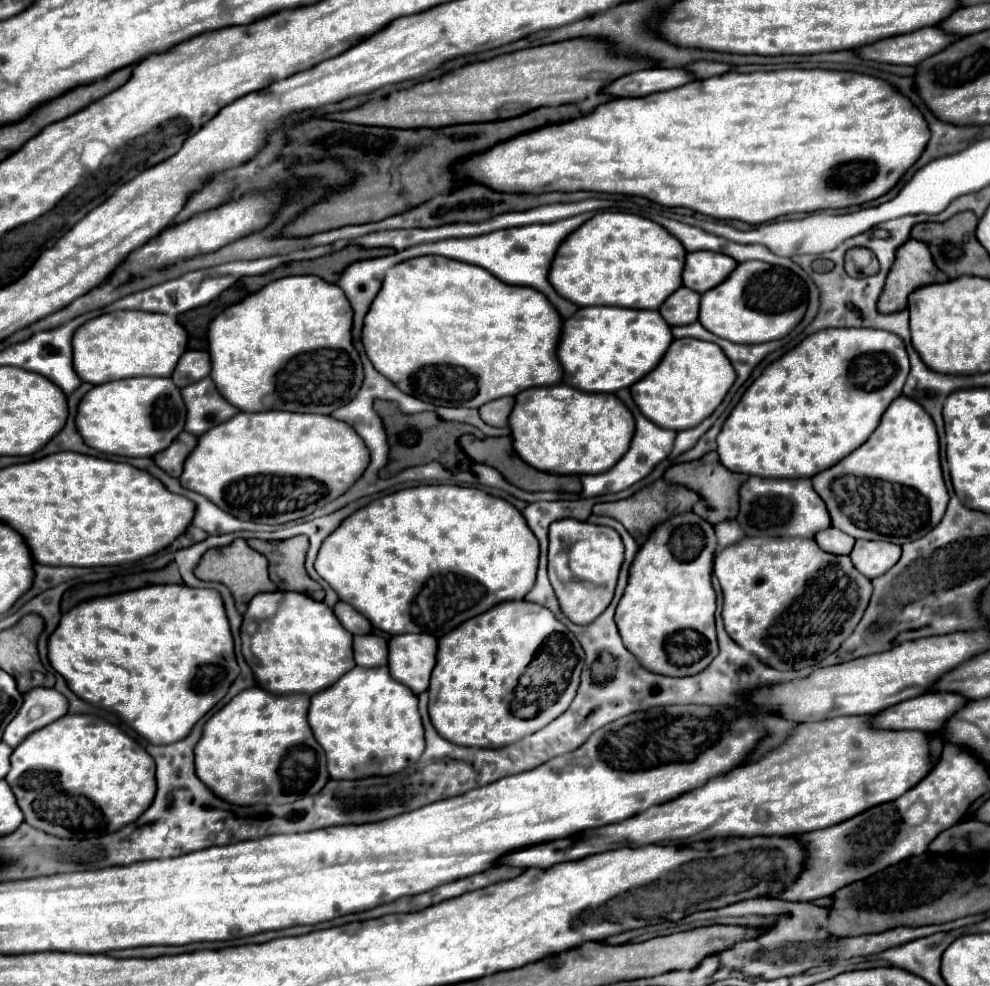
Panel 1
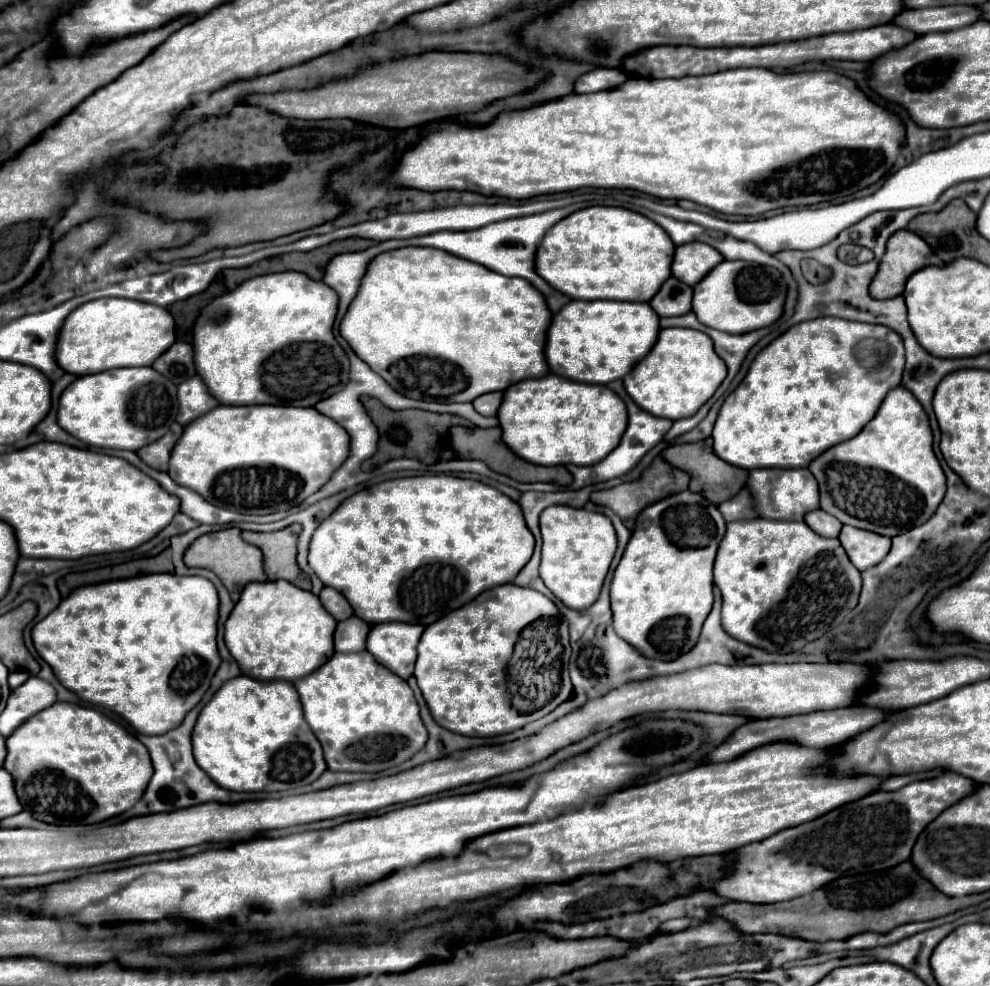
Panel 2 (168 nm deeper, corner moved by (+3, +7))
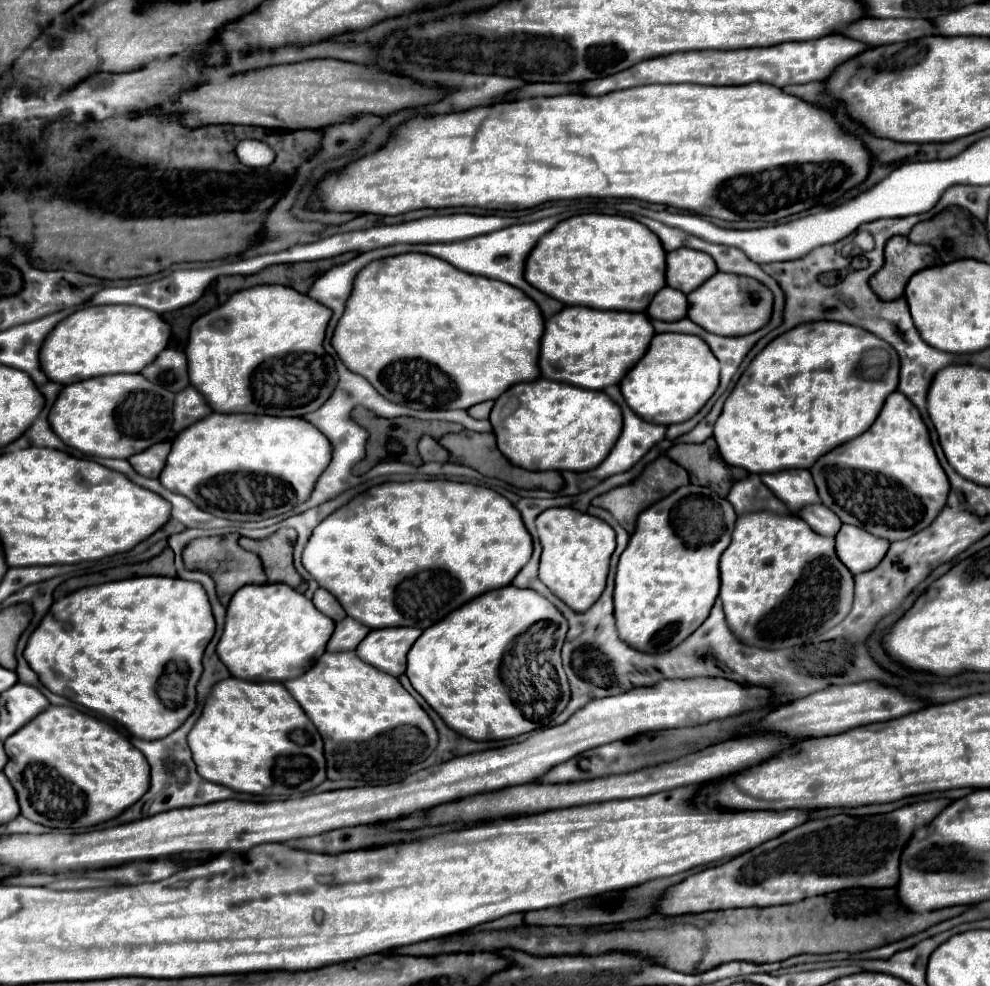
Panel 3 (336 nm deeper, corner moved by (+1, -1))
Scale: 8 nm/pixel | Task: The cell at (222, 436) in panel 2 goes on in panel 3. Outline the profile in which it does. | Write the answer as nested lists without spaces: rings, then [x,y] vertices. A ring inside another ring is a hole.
[[[210,413],[174,437],[168,463],[158,481],[216,517],[230,521],[264,521],[292,511],[310,497],[316,479],[330,463],[330,451],[330,441],[302,417]]]

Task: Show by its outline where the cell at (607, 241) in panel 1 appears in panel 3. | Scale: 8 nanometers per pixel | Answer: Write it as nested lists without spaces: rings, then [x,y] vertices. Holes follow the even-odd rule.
[[[576,215],[560,221],[526,259],[524,277],[532,287],[562,301],[620,311],[646,311],[652,295],[666,285],[666,253],[660,239],[634,219],[620,215]]]

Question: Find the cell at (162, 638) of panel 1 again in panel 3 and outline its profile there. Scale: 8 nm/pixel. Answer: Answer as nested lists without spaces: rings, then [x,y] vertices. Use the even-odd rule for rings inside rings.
[[[132,577],[132,579],[124,579],[124,581],[112,581],[112,583],[104,583],[104,585],[84,587],[84,589],[78,589],[78,591],[54,601],[50,611],[44,615],[40,625],[30,635],[26,649],[24,649],[24,659],[28,661],[32,671],[38,675],[40,683],[44,683],[44,687],[48,687],[52,693],[64,695],[70,701],[80,703],[80,705],[116,721],[116,723],[120,723],[134,737],[162,739],[162,737],[170,735],[172,731],[176,731],[196,707],[196,689],[194,687],[202,675],[204,649],[212,637],[214,637],[214,617],[212,617],[208,595],[200,583],[182,581],[178,577],[176,579],[172,579],[172,577]]]

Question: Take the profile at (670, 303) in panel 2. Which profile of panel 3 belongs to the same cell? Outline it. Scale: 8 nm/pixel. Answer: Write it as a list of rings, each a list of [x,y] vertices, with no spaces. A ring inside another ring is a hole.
[[[662,287],[648,305],[648,315],[660,321],[678,321],[686,317],[686,311],[688,311],[686,295],[672,287]]]

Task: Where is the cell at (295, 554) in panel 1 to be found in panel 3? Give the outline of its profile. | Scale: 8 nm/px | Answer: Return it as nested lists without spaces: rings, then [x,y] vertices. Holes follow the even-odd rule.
[[[282,527],[266,539],[248,539],[240,537],[240,545],[246,551],[254,551],[264,565],[268,575],[268,583],[286,583],[290,587],[298,587],[302,577],[296,573],[292,565],[292,547],[296,541],[296,531]]]

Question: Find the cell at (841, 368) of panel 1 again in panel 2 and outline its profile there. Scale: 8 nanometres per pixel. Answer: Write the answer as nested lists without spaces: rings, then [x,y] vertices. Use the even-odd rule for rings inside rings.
[[[818,317],[790,327],[762,349],[744,381],[726,397],[714,425],[714,453],[742,469],[808,467],[822,451],[852,439],[876,415],[890,389],[900,385],[904,371],[904,343],[886,325]]]

